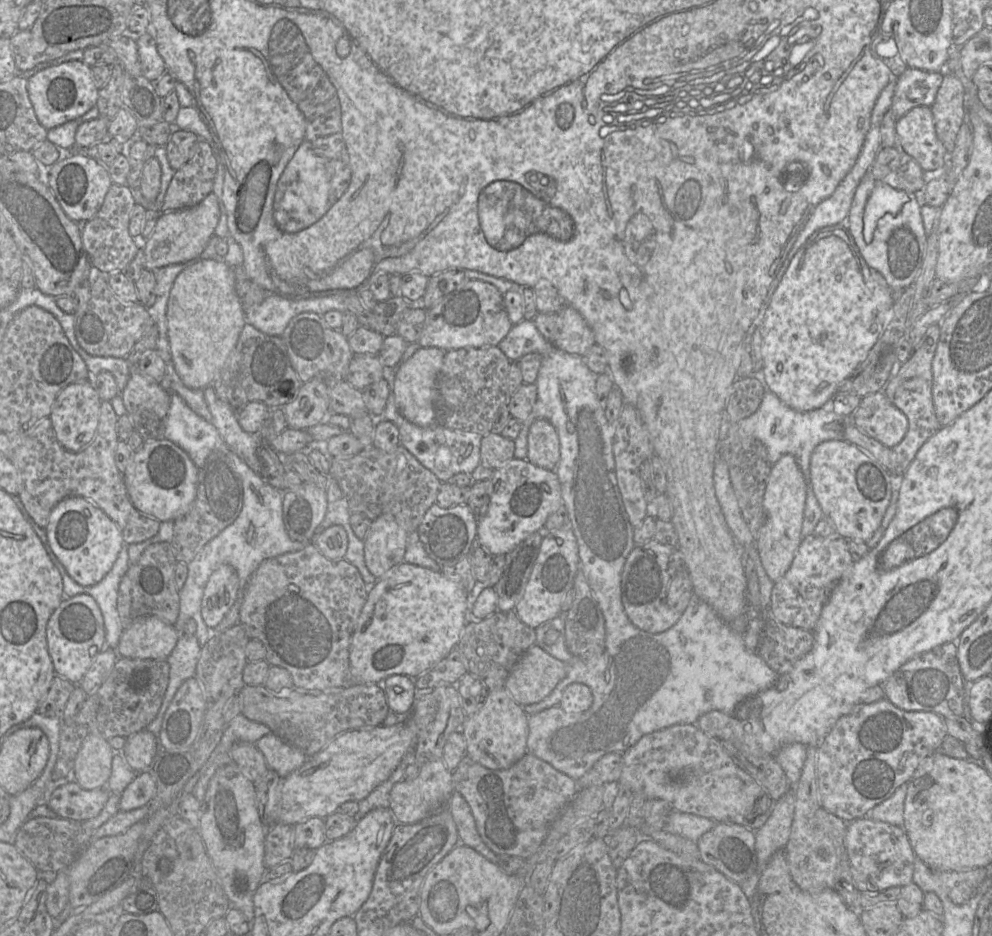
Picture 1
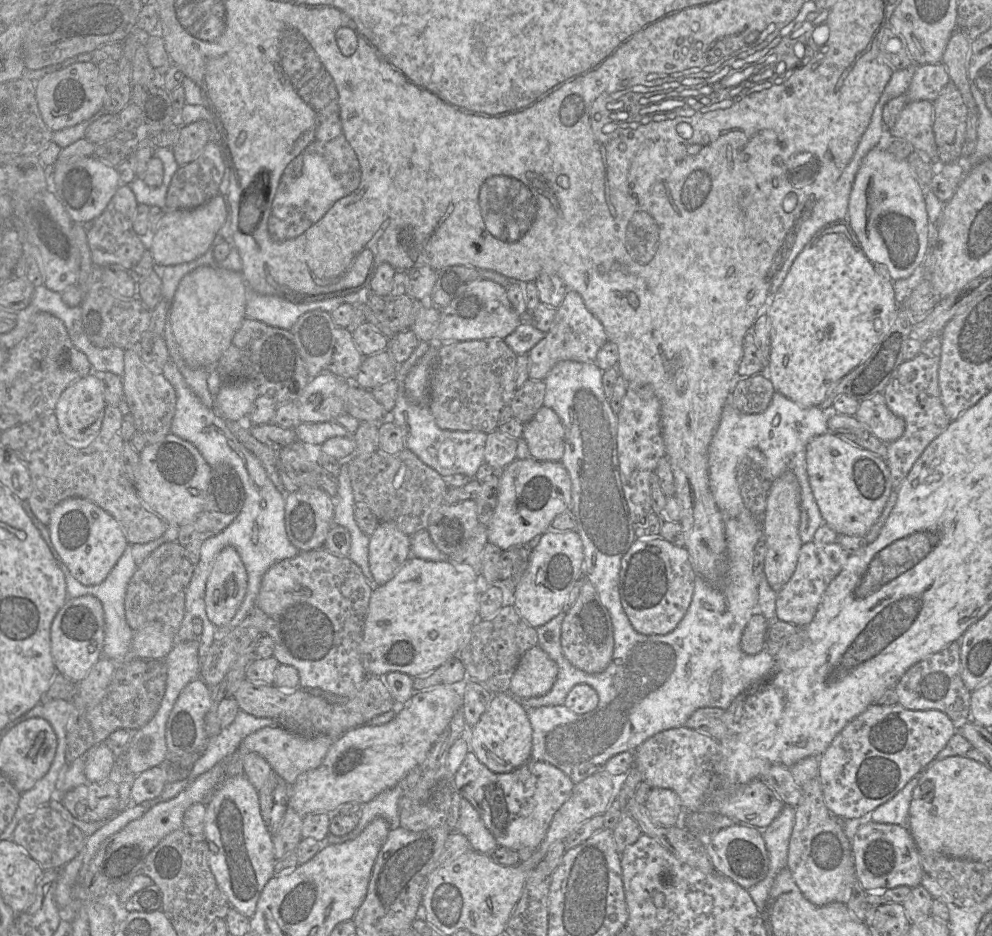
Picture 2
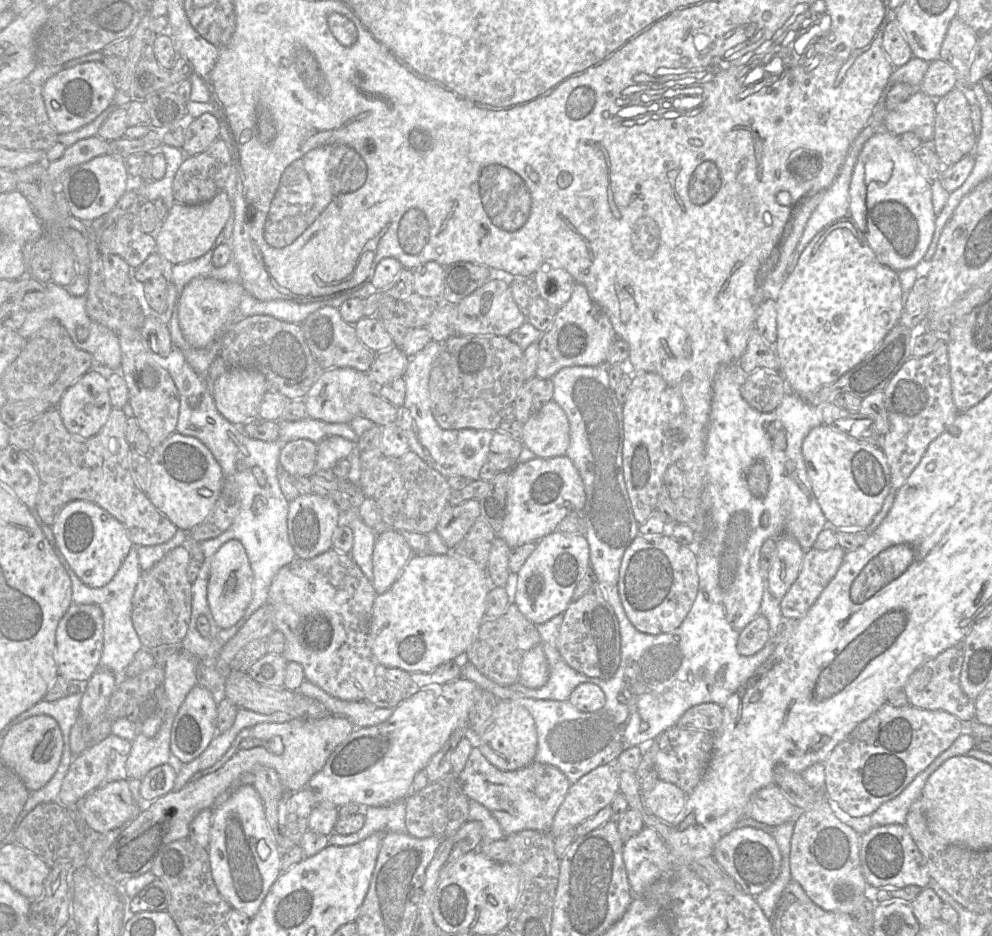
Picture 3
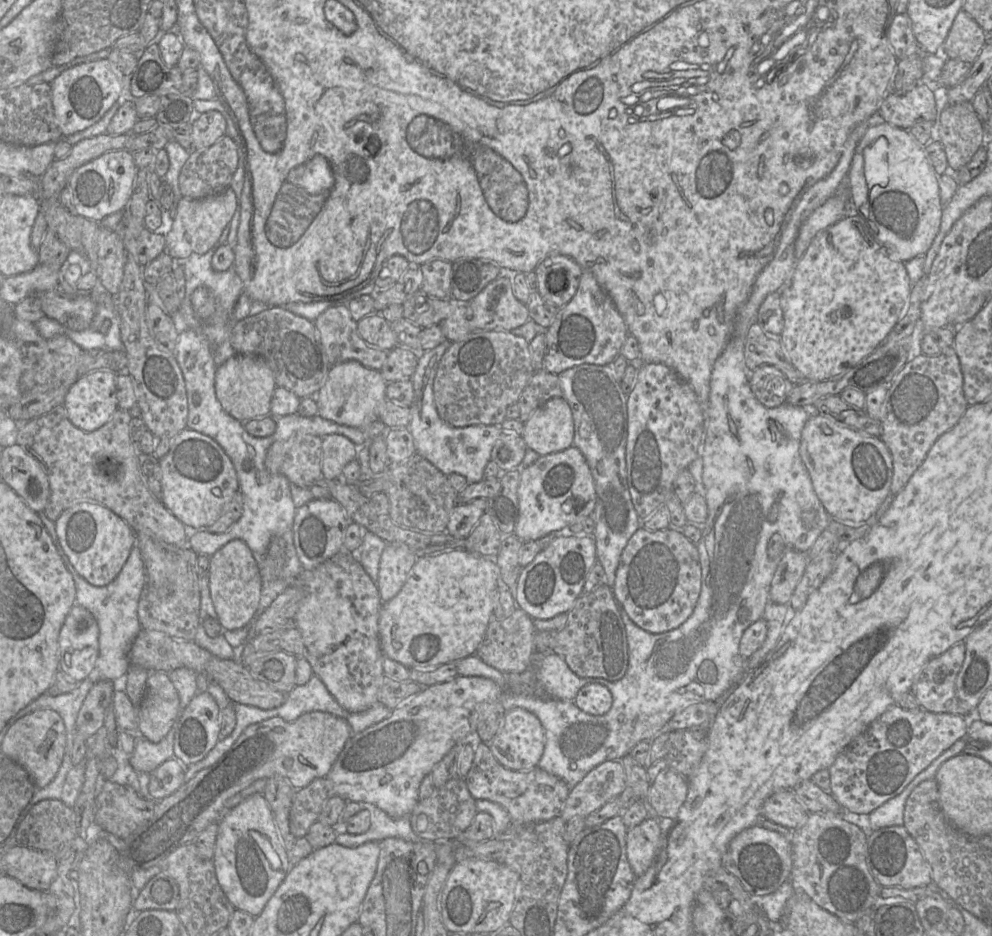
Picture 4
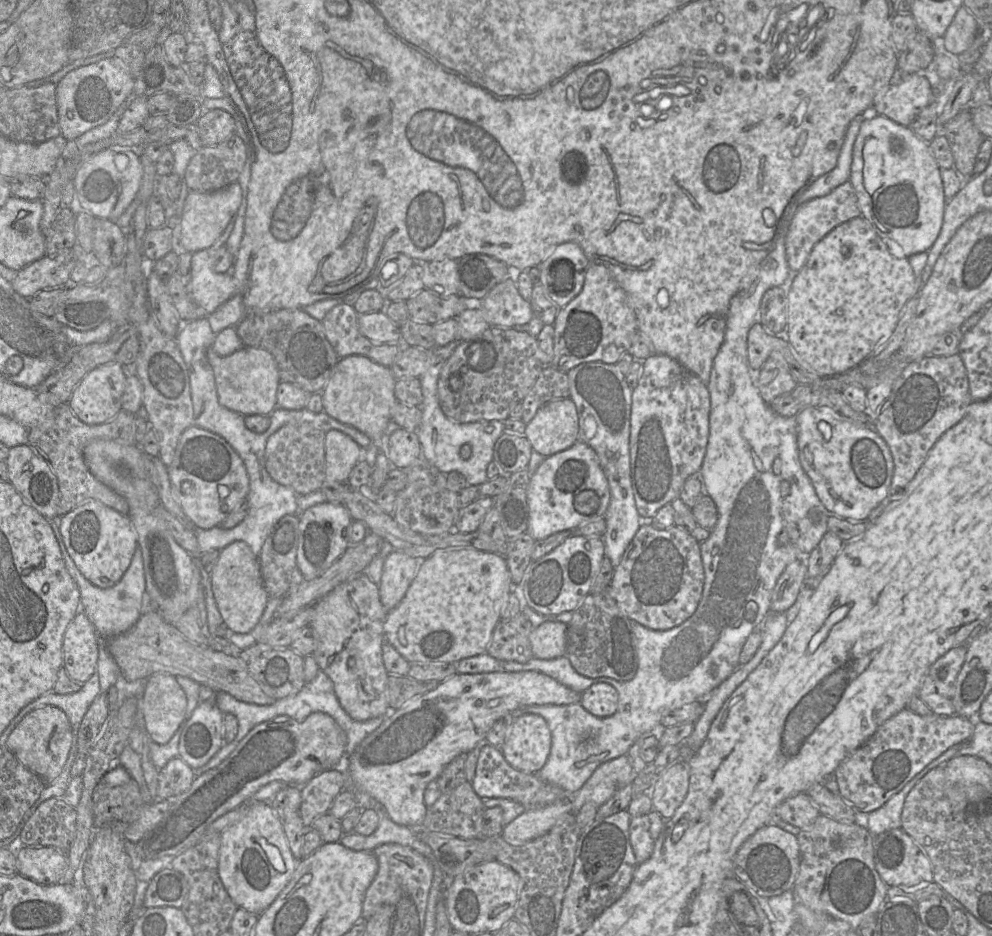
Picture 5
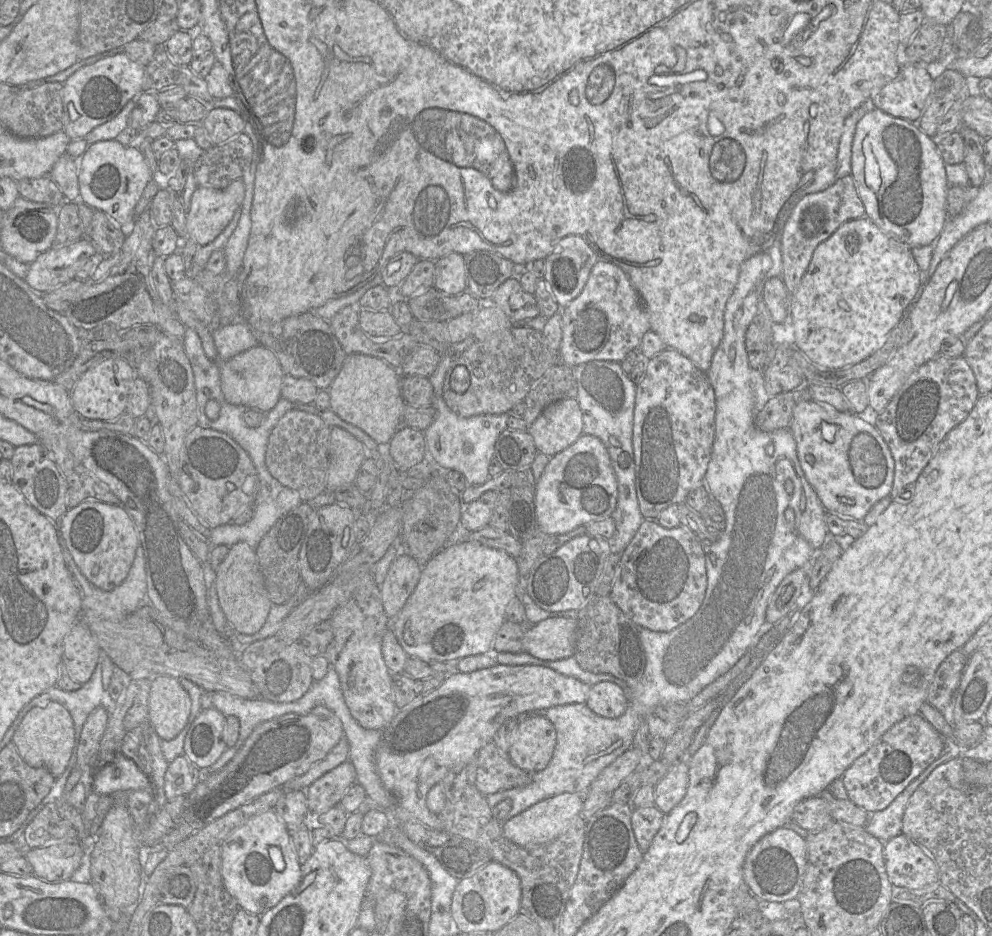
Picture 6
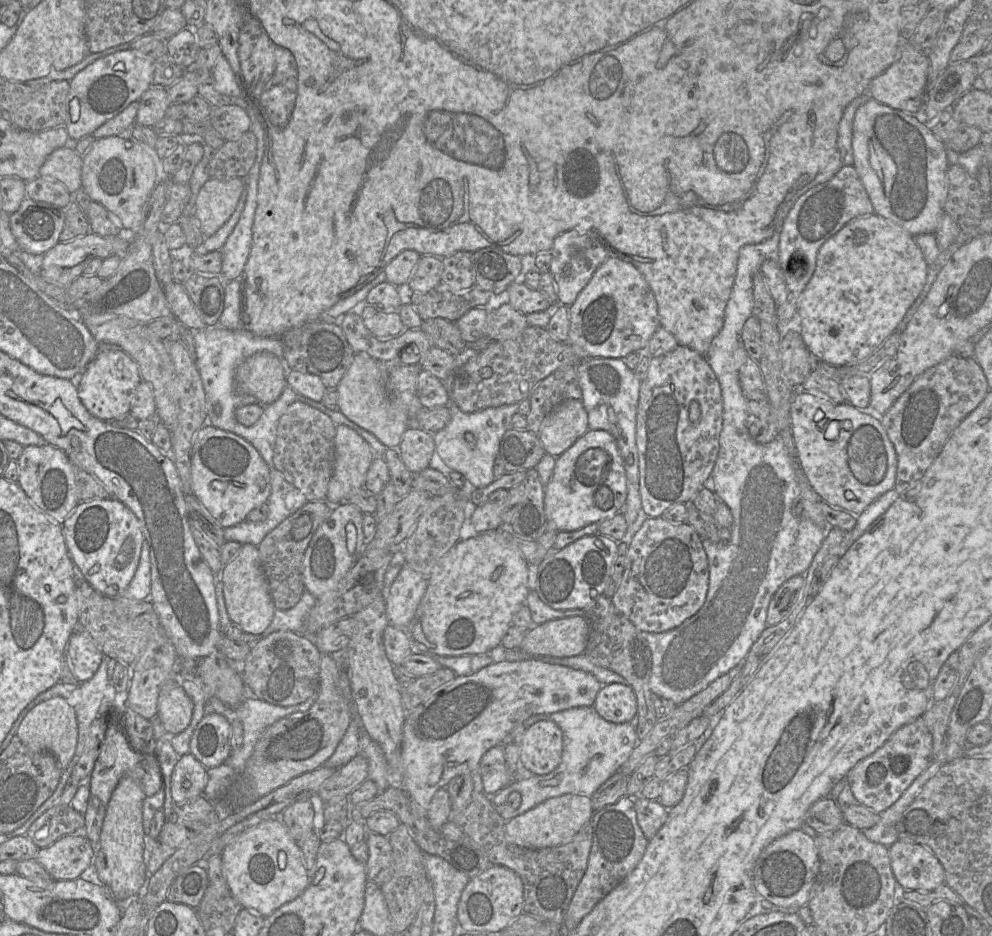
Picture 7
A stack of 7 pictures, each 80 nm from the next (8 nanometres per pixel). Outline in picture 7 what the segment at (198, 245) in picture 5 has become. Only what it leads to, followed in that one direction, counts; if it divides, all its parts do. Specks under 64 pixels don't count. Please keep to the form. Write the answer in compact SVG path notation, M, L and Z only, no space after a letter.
M245 178L209 179L201 187L196 199L196 216L201 223L204 240L215 234L231 217L245 187Z

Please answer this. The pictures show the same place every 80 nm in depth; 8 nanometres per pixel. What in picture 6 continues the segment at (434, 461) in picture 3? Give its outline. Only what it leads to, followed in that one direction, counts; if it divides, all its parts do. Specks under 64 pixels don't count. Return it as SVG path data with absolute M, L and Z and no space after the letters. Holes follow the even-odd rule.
M470 336L462 342L451 345L445 353L440 353L441 360L435 371L428 377L434 390L434 401L431 407L434 407L436 410L436 418L423 431L428 457L431 457L442 468L462 473L470 486L483 485L490 479L488 469L494 457L495 443L500 434L506 430L508 418L510 417L509 413L503 413L463 418L453 413L447 407L442 397L445 375L452 361L458 358L476 341L474 337ZM465 443L471 444L471 451L469 453L464 452Z

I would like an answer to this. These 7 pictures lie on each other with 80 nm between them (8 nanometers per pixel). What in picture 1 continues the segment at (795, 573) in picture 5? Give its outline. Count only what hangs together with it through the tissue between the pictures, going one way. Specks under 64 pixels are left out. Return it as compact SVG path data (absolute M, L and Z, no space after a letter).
M783 455L771 466L763 506L765 520L755 538L755 547L768 577L777 582L790 568L802 541L802 524L806 502L807 485L794 456Z

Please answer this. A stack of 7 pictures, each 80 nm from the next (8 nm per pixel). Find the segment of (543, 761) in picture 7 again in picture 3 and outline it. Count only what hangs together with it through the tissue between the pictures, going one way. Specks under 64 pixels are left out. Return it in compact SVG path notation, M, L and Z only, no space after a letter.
M499 700L491 717L479 733L479 749L484 757L503 771L519 770L535 762L538 735L534 718L529 711L511 700Z

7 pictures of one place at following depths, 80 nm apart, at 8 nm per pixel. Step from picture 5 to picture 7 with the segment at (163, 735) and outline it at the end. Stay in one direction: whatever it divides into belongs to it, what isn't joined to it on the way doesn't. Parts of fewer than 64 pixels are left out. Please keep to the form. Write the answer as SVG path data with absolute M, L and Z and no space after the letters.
M180 679L169 680L161 687L157 716L167 732L177 735L184 731L192 720L193 711L193 701Z

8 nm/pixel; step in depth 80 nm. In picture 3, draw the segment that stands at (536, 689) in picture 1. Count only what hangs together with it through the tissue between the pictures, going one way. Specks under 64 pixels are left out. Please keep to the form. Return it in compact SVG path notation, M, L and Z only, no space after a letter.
M541 644L531 648L523 657L518 682L528 688L540 688L549 679L549 665Z

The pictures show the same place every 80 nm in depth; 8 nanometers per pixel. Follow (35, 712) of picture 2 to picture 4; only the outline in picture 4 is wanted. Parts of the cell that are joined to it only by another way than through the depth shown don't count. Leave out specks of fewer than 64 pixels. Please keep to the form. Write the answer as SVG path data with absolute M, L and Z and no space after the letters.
M94 675L92 678L87 678L80 682L79 686L69 693L58 696L43 694L36 700L32 701L28 706L20 710L5 726L13 725L17 718L21 719L35 710L54 710L64 721L66 729L66 744L68 744L68 751L70 751L73 747L74 735L76 733L76 720L78 718L79 711L87 694L96 681L98 680L96 680Z

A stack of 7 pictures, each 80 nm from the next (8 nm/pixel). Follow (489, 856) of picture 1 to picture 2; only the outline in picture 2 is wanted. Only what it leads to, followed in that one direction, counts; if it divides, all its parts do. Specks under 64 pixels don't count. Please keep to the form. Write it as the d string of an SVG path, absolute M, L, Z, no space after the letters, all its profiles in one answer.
M464 798L460 802L460 817L456 830L468 838L471 848L477 852L490 855L498 846L477 810Z

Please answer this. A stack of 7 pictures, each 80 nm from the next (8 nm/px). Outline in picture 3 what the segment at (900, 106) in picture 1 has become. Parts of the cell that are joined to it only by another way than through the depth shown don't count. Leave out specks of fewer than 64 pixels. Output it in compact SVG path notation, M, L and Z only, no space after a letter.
M939 58L929 63L918 89L933 99L939 99L948 94L956 85L956 71L951 65Z

